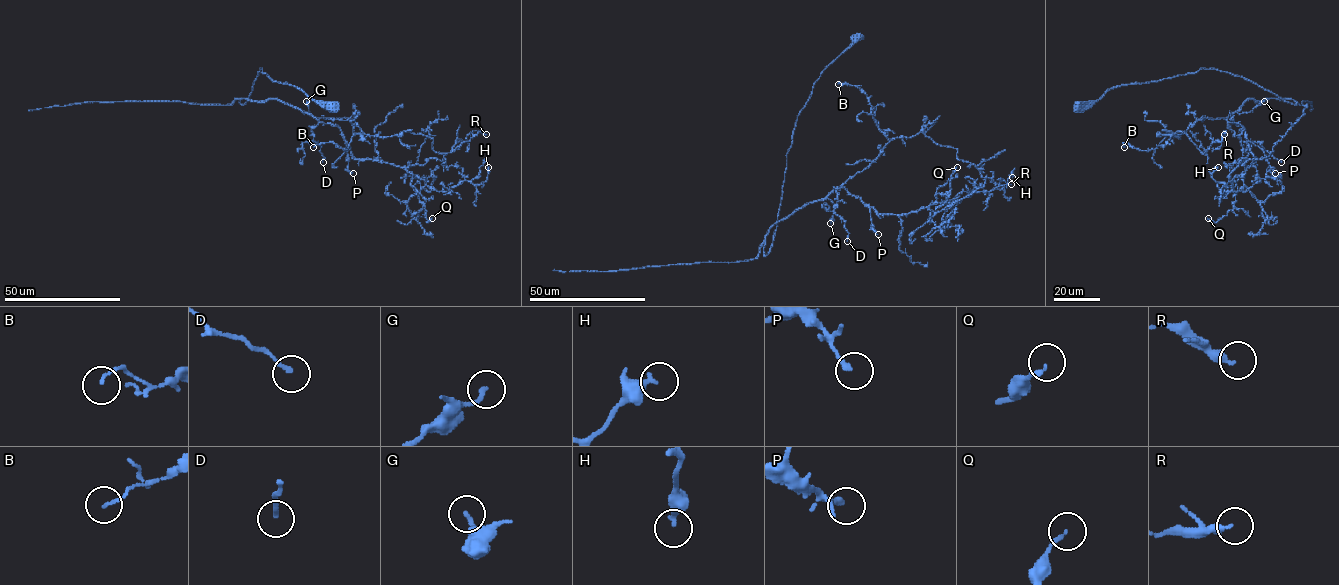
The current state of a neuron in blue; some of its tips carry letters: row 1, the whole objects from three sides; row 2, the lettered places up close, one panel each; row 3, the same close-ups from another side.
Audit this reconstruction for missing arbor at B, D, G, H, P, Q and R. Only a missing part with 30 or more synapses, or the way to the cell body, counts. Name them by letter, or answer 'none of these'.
none of these

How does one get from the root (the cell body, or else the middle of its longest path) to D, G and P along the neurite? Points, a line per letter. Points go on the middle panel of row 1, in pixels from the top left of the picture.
D: (857, 38), (822, 72), (797, 116), (764, 254), (772, 226), (839, 187), (834, 212), (847, 241)
G: (857, 38), (822, 72), (797, 116), (764, 254), (768, 230), (807, 204), (828, 197), (830, 223)
P: (857, 38), (822, 72), (797, 116), (776, 231), (764, 254), (772, 226), (839, 187), (869, 208), (878, 234)

